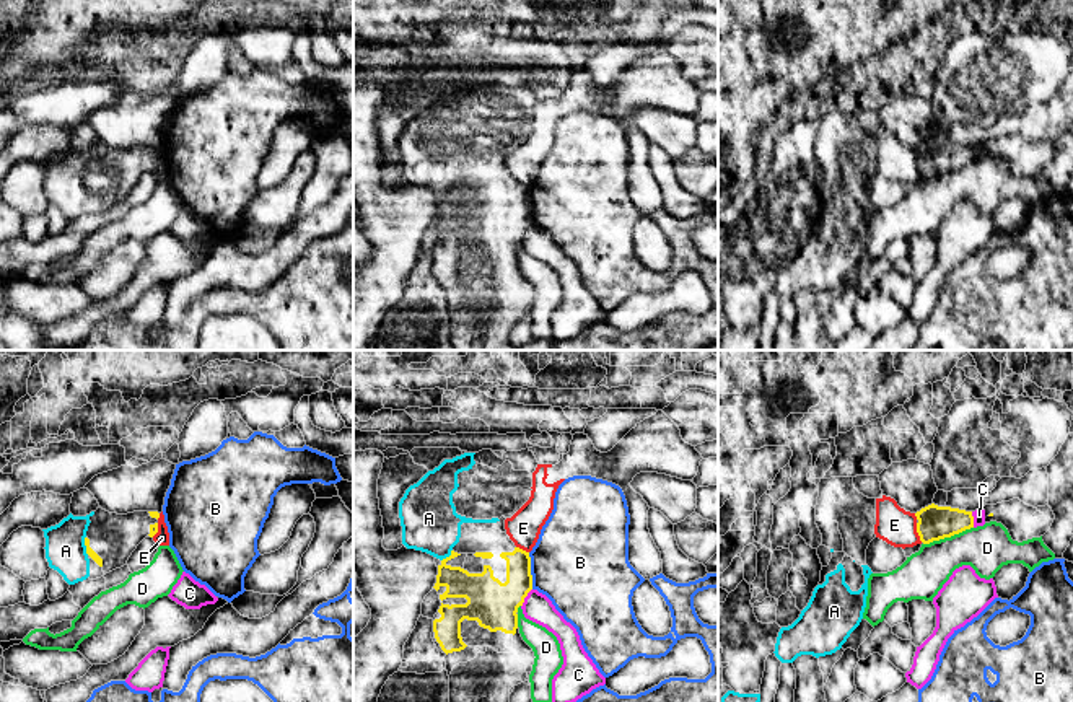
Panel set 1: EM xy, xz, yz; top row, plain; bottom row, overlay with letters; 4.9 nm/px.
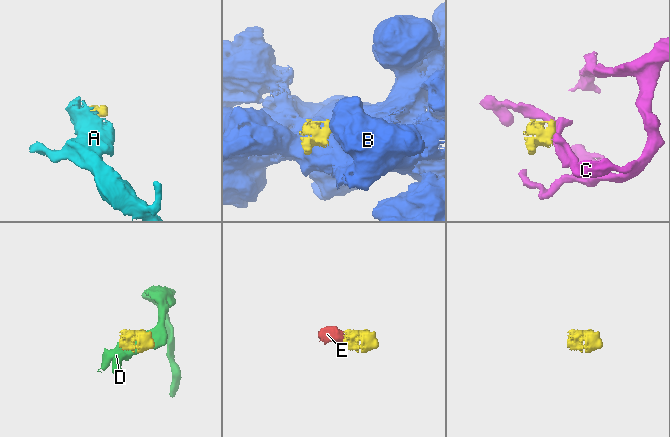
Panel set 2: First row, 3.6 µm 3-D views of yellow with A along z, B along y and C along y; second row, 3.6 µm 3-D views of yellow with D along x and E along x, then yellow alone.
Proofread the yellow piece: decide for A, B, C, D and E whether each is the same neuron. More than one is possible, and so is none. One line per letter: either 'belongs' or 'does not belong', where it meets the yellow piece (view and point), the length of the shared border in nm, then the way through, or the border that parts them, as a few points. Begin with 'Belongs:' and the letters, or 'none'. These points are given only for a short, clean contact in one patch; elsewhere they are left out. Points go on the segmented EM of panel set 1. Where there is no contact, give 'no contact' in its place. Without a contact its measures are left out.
Belongs: A
A: belongs; meets yellow in xy at (85, 544); contact 100 nm long; runs through xy (90, 551), (85, 544), (77, 544), (65, 551)
B: does not belong; meets yellow in xz at (529, 570); contact 190 nm long; border along xz (528, 552), (533, 588)
C: does not belong; meets yellow in xz at (525, 596); contact 110 nm long; border along xz (531, 588), (521, 606)
D: does not belong; meets yellow in yz at (948, 536); contact 260 nm long; border along yz (972, 526), (924, 544)
E: does not belong; meets yellow in yz at (917, 531); contact 100 nm long; border along yz (915, 523), (915, 531), (922, 541)

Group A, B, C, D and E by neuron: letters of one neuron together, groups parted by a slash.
A / B / C / D / E

